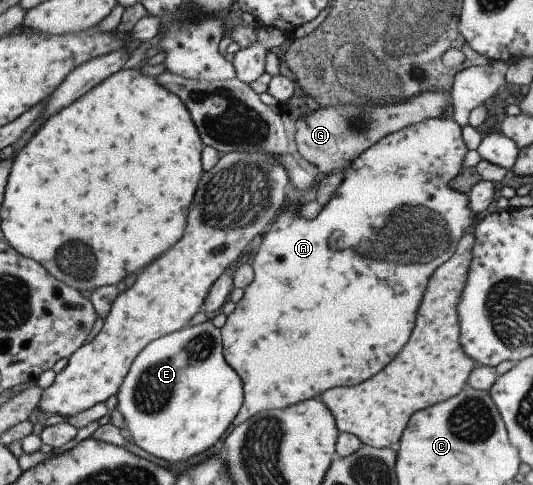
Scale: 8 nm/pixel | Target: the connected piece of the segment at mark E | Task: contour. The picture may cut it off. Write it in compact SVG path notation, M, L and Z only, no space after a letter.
M208 320L182 327L144 346L134 357L115 395L115 409L124 419L125 433L131 443L170 464L190 460L194 454L204 454L214 446L226 434L243 401L240 377L226 364L222 354L220 329Z

